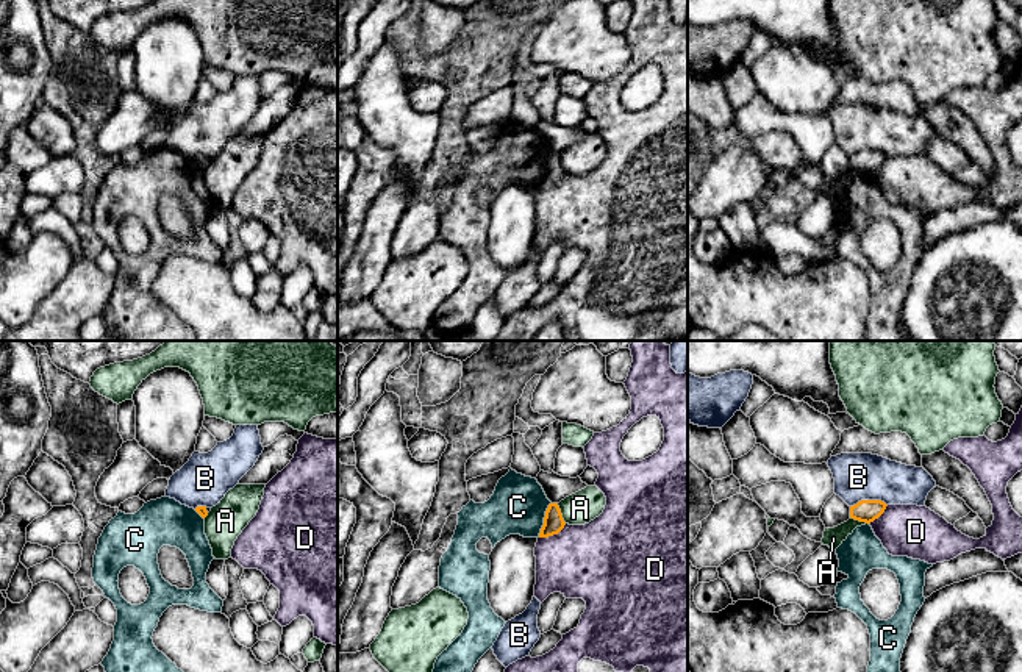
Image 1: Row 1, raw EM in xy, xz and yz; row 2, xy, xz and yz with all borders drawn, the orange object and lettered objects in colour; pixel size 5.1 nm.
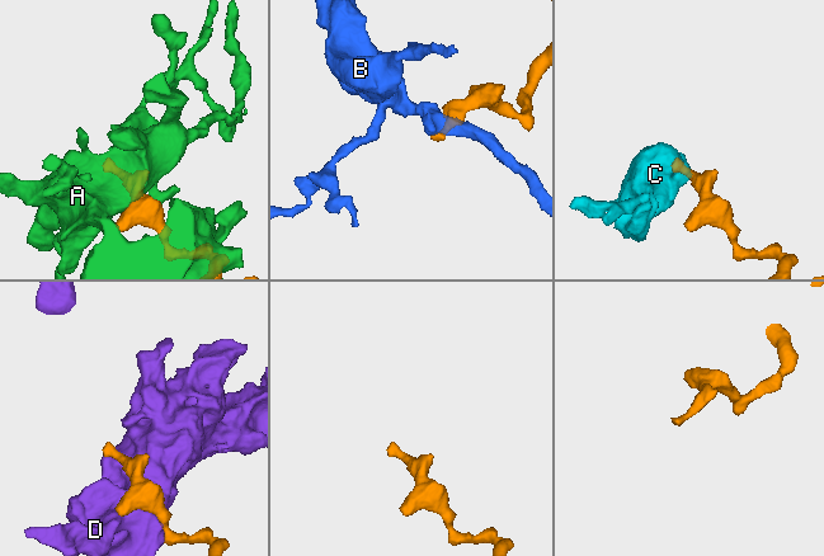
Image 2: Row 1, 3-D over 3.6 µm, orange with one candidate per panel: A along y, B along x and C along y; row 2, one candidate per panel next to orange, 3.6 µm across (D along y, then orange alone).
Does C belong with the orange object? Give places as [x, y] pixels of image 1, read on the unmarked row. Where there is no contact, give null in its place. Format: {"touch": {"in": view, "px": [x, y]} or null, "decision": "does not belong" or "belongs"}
{"touch": {"in": "xz", "px": [544, 169]}, "decision": "does not belong"}

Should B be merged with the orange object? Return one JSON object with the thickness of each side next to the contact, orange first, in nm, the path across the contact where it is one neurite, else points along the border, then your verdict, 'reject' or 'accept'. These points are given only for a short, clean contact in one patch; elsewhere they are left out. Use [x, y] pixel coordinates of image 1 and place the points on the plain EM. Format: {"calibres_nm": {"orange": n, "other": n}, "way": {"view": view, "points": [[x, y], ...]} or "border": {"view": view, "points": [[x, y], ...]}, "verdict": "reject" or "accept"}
{"calibres_nm": {"orange": 110, "other": 240}, "border": {"view": "yz", "points": [[886, 153], [880, 150], [858, 150], [850, 157]]}, "verdict": "reject"}

